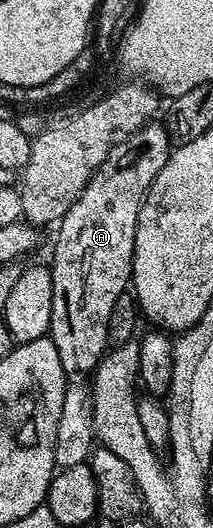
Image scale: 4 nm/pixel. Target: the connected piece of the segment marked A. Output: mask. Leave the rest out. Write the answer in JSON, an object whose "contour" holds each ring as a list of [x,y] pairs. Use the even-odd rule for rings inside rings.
{"contour":[[[164,123],[144,124],[138,132],[133,132],[109,153],[109,157],[101,163],[99,170],[87,182],[71,210],[67,210],[67,214],[63,214],[63,218],[56,225],[57,241],[53,244],[53,264],[51,263],[53,274],[51,322],[47,335],[55,342],[55,350],[59,350],[59,362],[63,362],[66,377],[88,377],[100,364],[101,357],[107,351],[109,344],[107,321],[111,318],[115,302],[119,302],[119,298],[130,287],[133,278],[135,226],[139,222],[139,210],[151,182],[155,182],[159,170],[163,170],[163,166],[169,160],[170,151],[171,143]]]}

